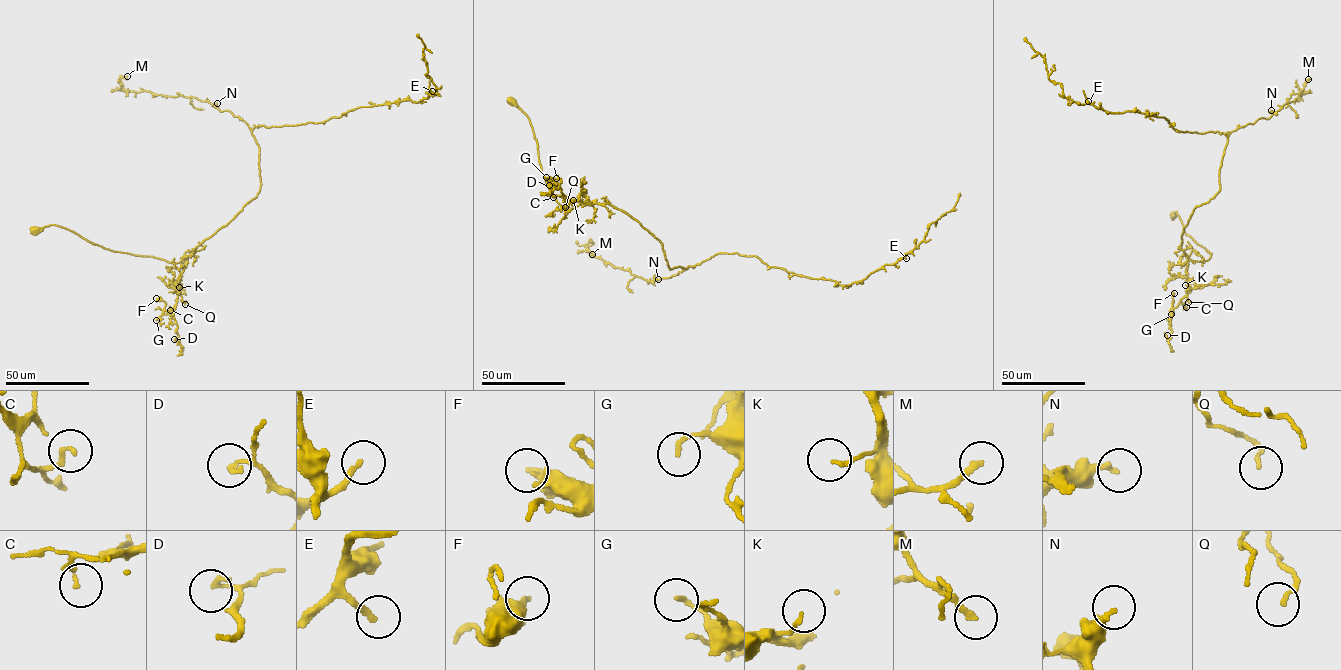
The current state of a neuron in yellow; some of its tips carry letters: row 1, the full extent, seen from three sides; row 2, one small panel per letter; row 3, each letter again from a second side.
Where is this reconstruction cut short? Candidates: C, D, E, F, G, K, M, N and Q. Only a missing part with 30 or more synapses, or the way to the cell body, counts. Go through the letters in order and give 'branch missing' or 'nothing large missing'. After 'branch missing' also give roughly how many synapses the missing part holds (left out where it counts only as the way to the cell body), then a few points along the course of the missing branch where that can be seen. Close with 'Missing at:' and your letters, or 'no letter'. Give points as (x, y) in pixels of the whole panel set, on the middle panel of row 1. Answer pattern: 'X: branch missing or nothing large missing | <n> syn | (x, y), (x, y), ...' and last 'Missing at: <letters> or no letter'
C: nothing large missing
D: nothing large missing
E: branch missing | 35 syn | (906, 258), (914, 259), (920, 253)
F: nothing large missing
G: nothing large missing
K: nothing large missing
M: nothing large missing
N: nothing large missing
Q: nothing large missing
Missing at: E

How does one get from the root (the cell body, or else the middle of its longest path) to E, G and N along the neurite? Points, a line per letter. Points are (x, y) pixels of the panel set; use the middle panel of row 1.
E: (510, 100), (529, 119), (558, 202), (622, 210), (661, 242), (670, 269), (737, 253), (848, 286), (906, 258)
G: (510, 100), (529, 119), (542, 172), (558, 202), (571, 209), (594, 203), (567, 203), (559, 184), (546, 177)
N: (510, 100), (529, 119), (558, 203), (571, 209), (610, 204), (661, 242), (670, 269), (689, 266), (658, 279)

